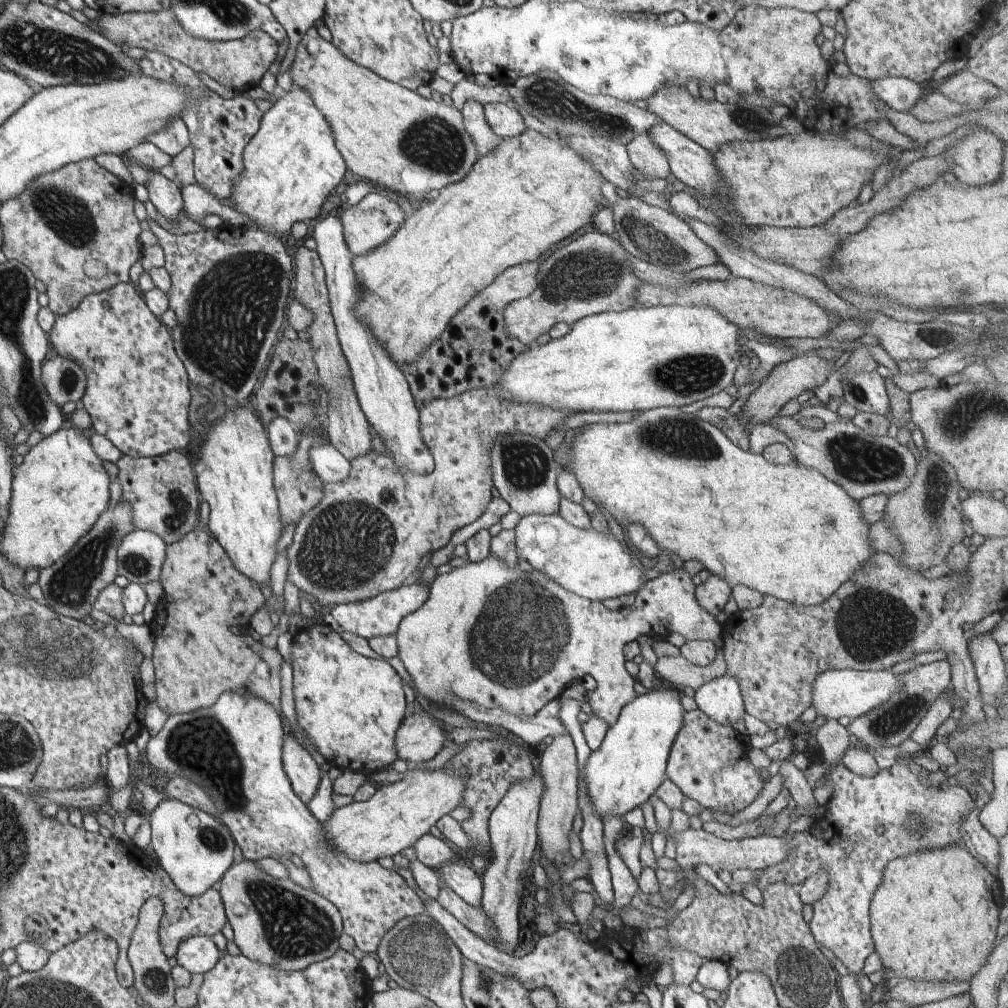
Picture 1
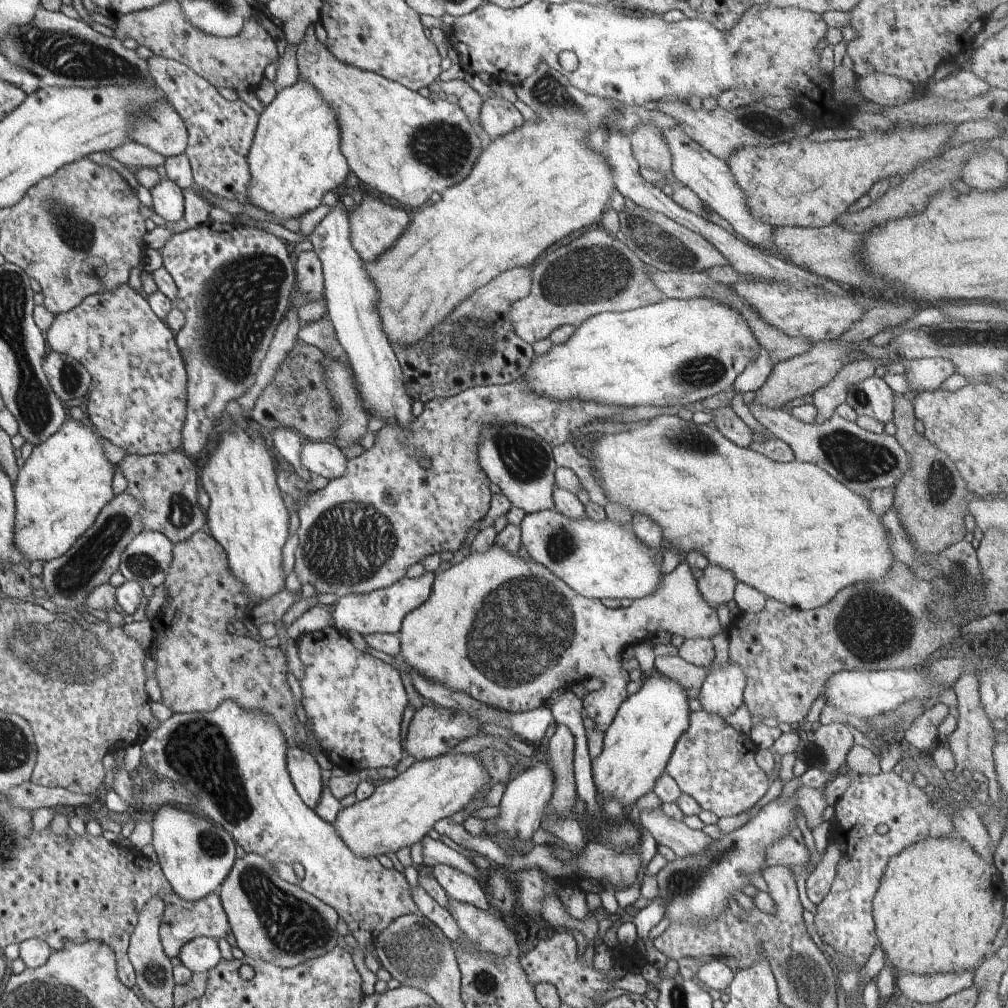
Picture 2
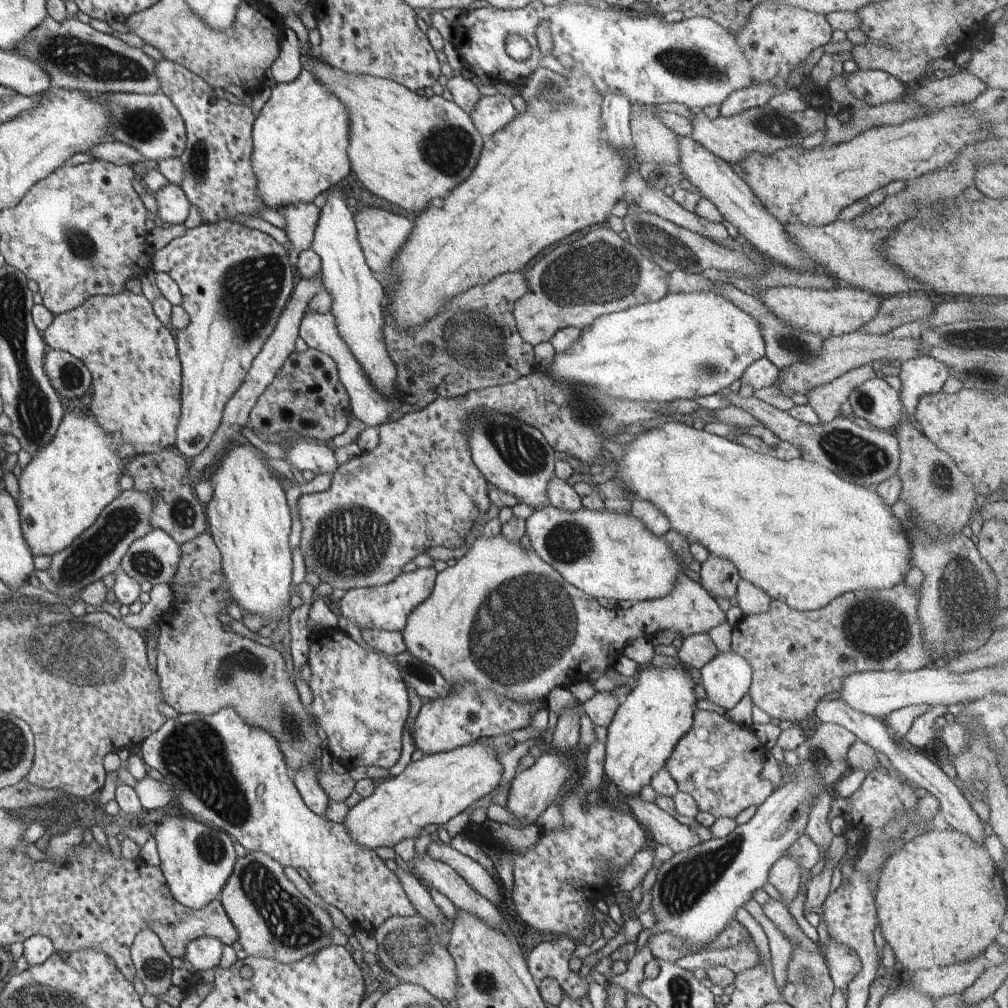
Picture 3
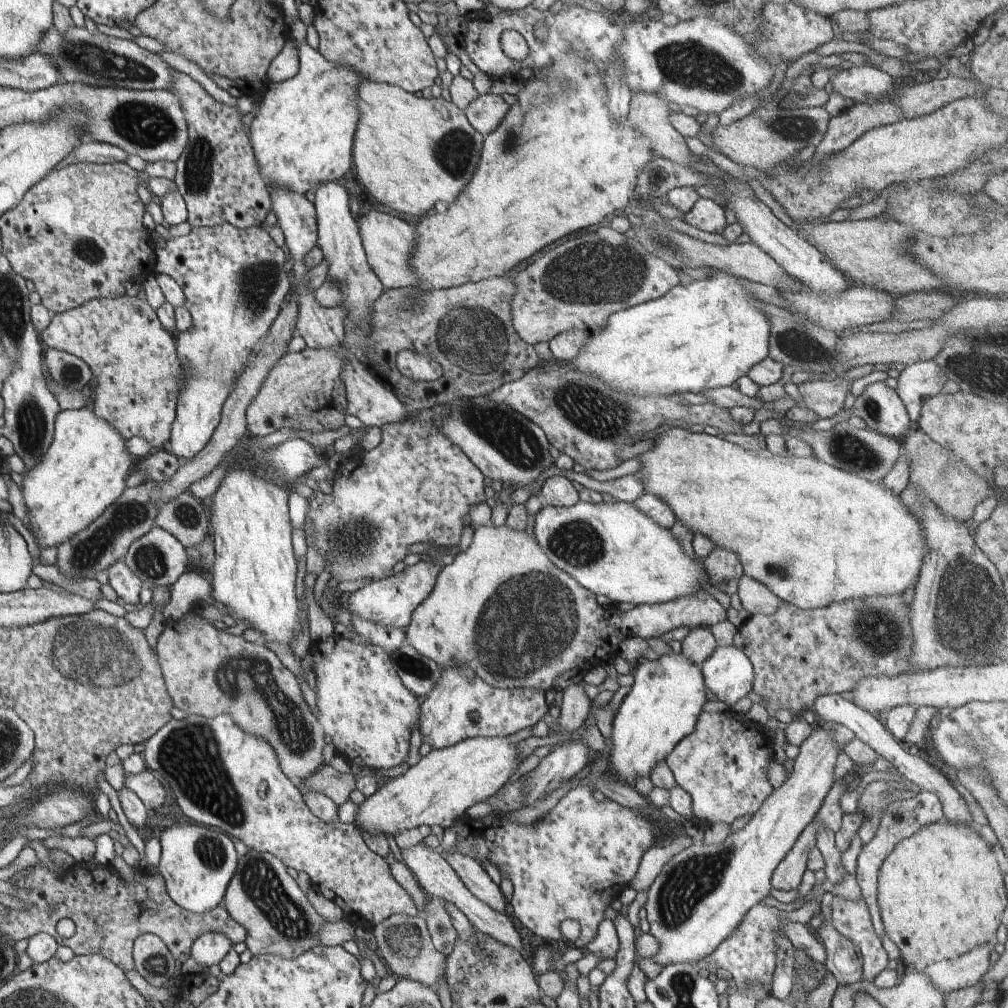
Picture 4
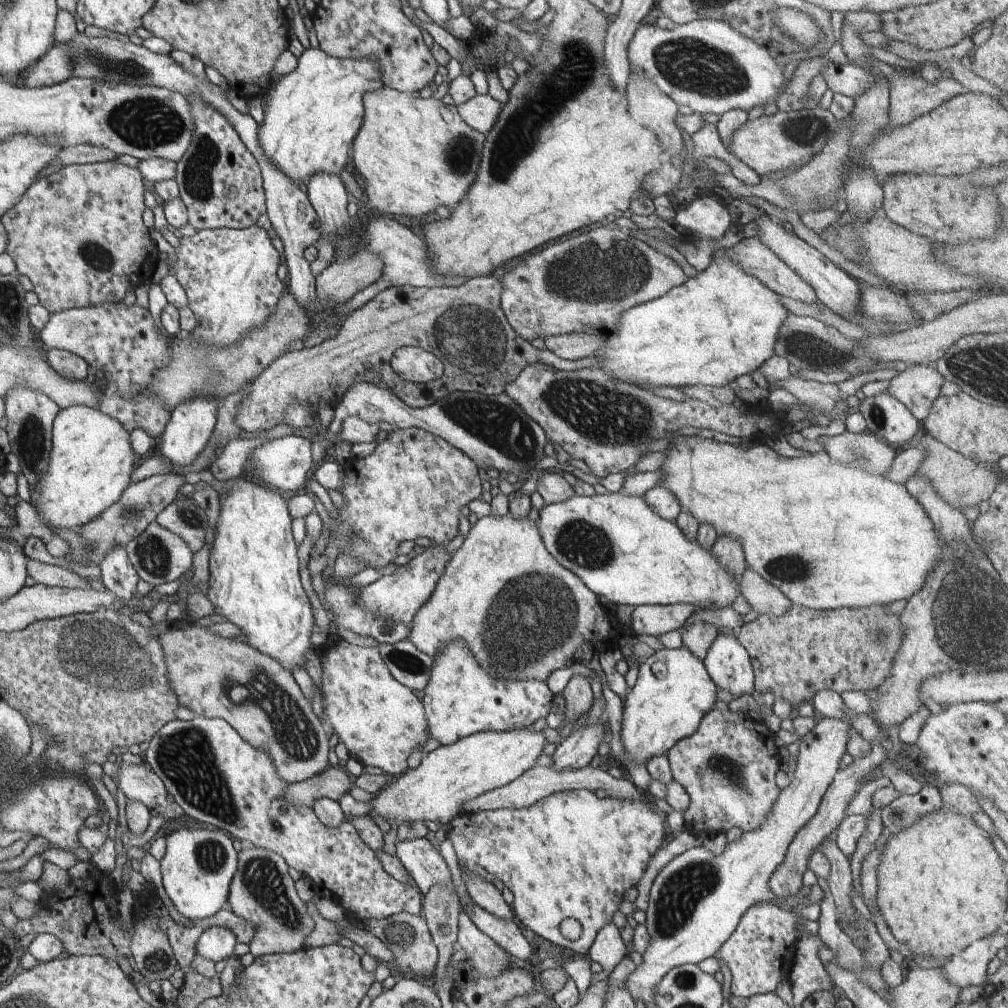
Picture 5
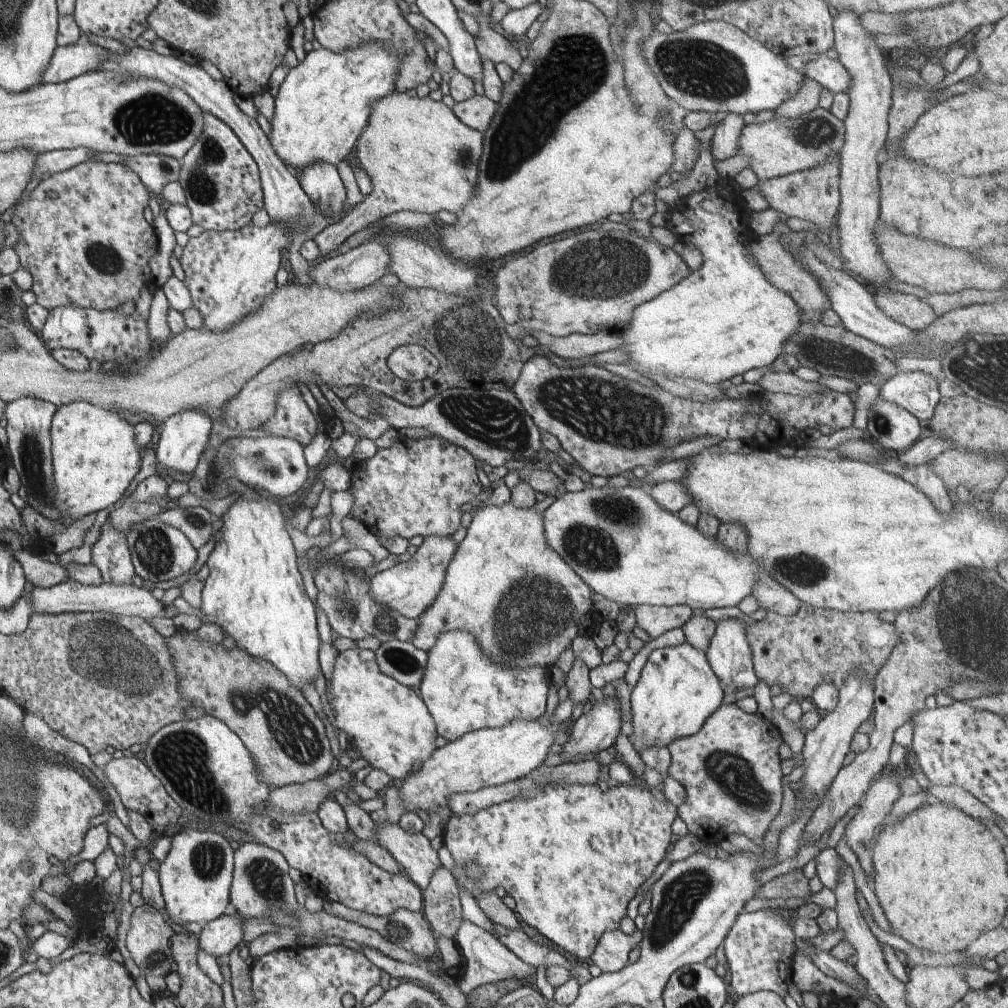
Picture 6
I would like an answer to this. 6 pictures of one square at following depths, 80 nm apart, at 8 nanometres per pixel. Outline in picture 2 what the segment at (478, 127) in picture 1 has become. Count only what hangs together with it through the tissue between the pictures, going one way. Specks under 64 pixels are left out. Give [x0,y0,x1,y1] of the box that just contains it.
[427,80,484,130]

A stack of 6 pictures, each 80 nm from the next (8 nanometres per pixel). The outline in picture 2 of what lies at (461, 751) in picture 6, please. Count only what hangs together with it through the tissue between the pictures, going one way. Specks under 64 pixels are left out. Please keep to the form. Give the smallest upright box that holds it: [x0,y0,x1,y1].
[333,754,488,856]

